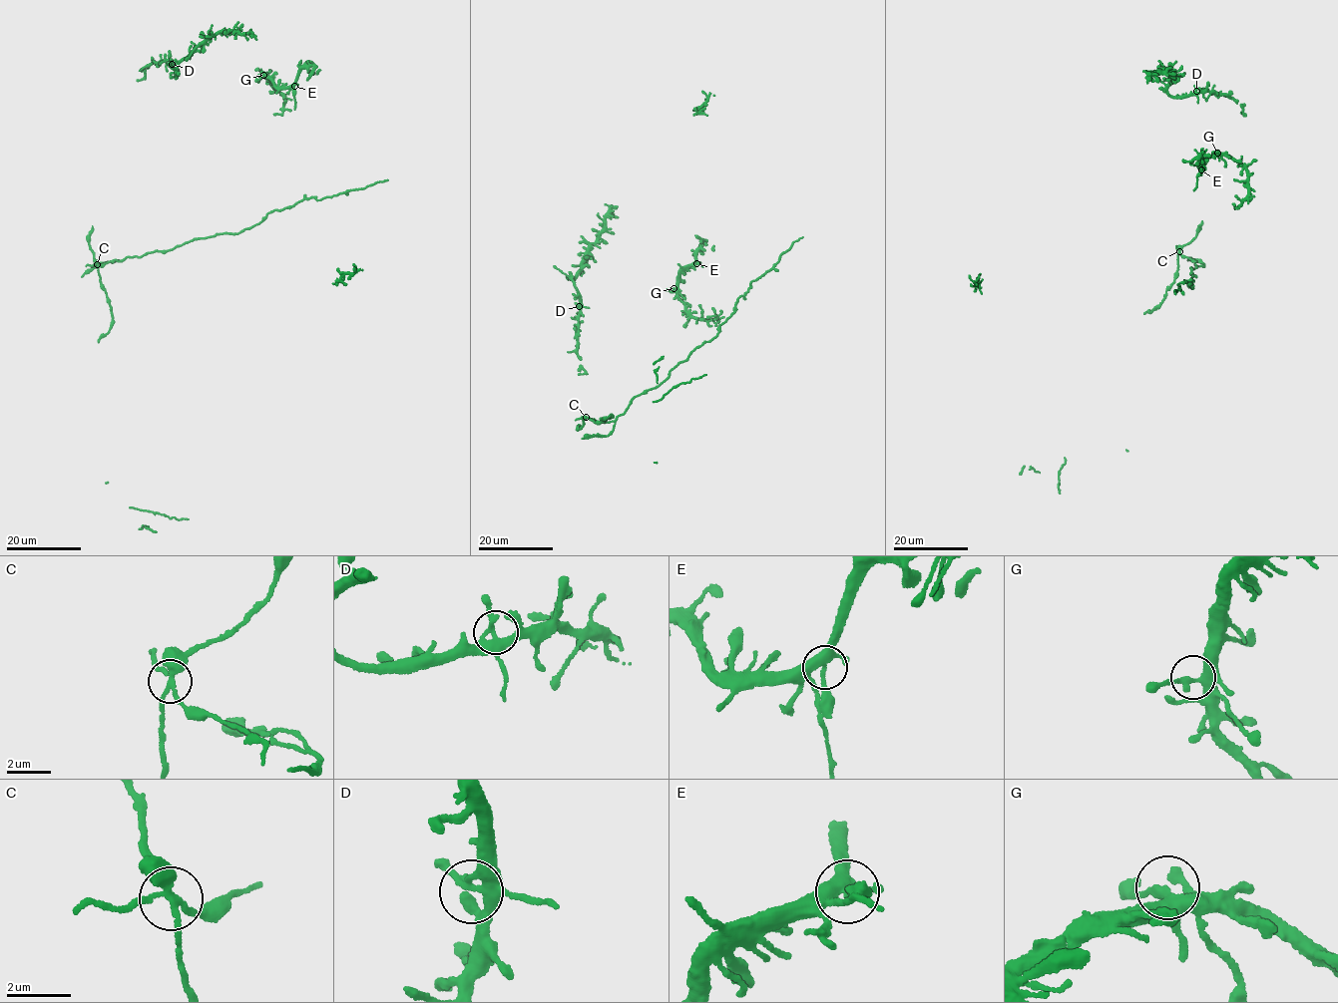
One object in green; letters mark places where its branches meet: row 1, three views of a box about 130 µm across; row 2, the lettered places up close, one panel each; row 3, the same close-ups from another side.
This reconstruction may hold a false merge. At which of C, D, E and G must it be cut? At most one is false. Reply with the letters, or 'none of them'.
C

